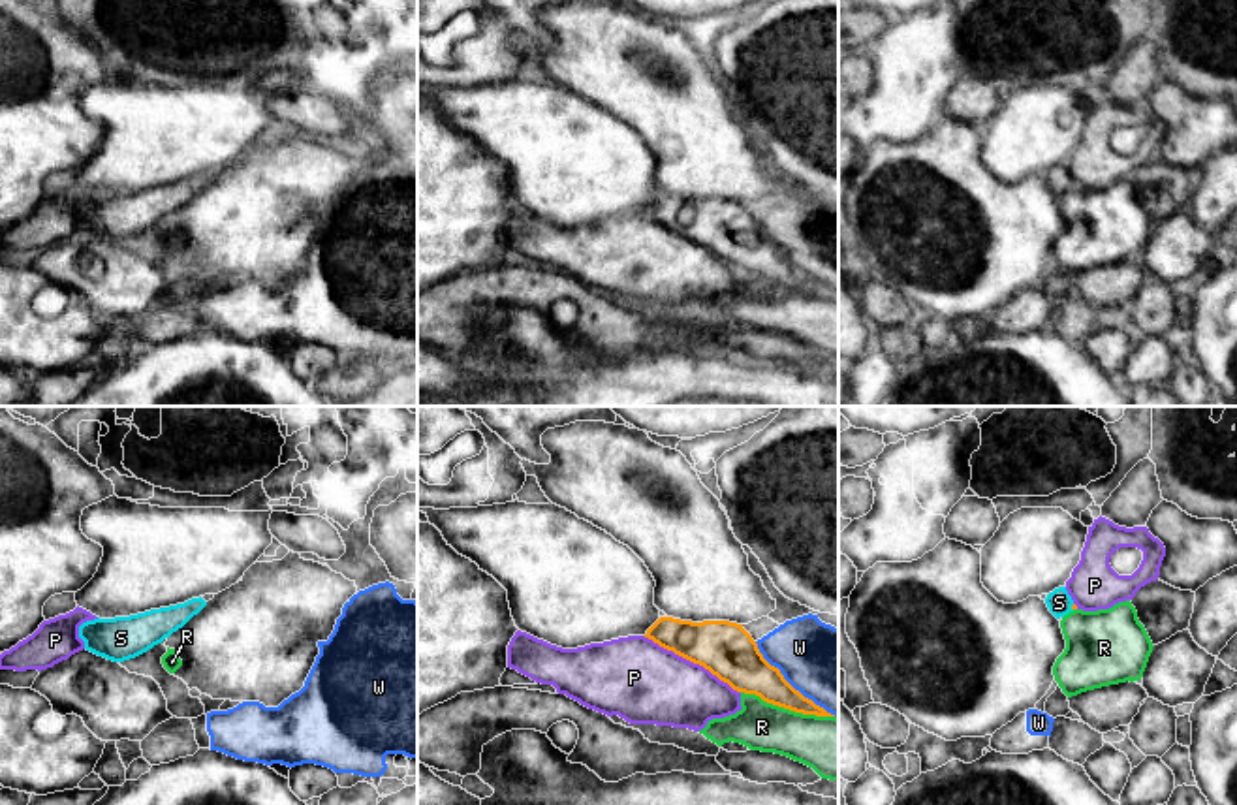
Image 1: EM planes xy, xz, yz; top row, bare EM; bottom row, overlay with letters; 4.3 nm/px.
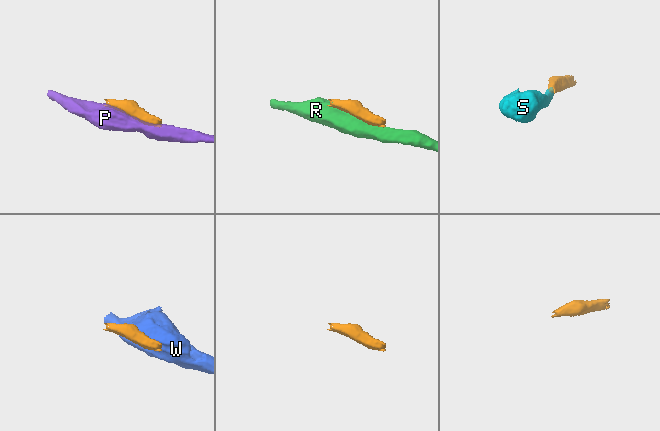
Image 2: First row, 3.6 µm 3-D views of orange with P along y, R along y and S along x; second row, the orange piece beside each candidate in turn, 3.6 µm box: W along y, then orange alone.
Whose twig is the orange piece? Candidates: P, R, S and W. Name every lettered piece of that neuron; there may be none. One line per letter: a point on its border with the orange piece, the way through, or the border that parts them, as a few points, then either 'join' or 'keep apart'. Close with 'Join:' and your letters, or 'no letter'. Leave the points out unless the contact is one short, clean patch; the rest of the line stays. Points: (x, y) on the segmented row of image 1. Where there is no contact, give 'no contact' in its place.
P: xz (692, 661) | keep apart
R: xz (788, 708) | keep apart
S: yz (1072, 608) | across yz (1074, 606), (1072, 608), (1059, 602) | join
W: xz (790, 685) | keep apart
Join: S

